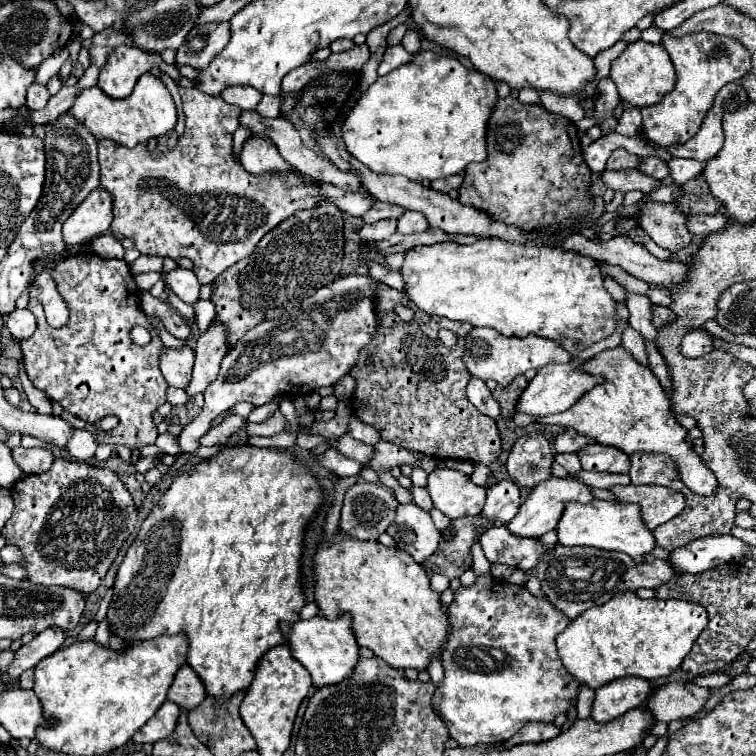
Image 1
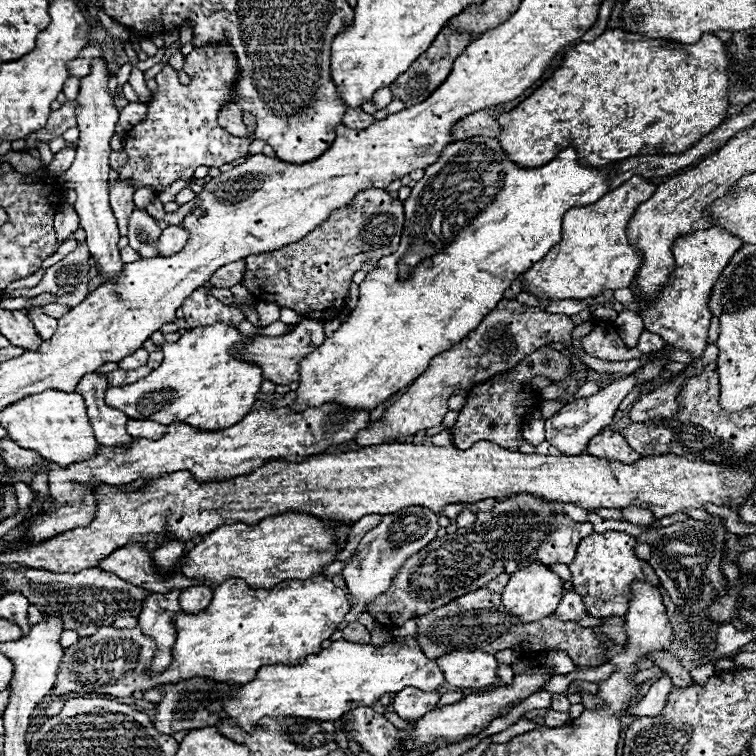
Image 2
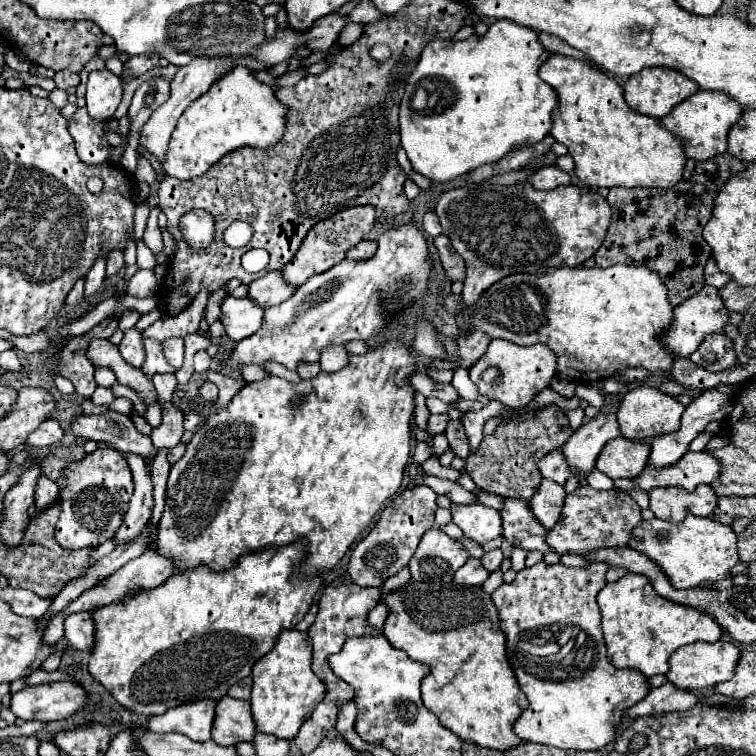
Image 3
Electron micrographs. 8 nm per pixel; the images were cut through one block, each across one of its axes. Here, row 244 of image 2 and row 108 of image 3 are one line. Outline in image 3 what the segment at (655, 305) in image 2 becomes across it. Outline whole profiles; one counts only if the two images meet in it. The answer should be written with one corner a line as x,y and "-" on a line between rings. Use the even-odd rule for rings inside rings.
698,90
692,98
684,100
680,106
674,106
664,118
658,118
658,124
672,132
678,140
684,142
684,156
688,160
704,162
708,158
714,158
722,152
726,152
726,136
728,130
736,124
736,120
742,114
742,106
728,98
726,94
714,92
714,90

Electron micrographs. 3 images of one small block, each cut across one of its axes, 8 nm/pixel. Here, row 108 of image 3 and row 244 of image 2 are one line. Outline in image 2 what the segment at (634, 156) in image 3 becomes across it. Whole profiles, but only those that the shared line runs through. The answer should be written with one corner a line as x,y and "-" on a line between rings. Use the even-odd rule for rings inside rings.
634,176
620,188
610,190
600,200
588,206
570,208
564,214
562,240
524,276
522,286
536,298
562,300
594,298
606,290
628,288
640,268
640,252
628,242
626,226
636,208
656,192
656,184

